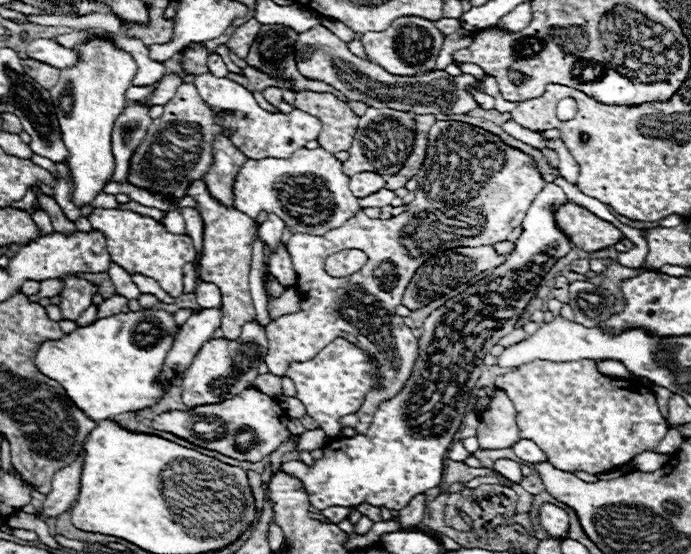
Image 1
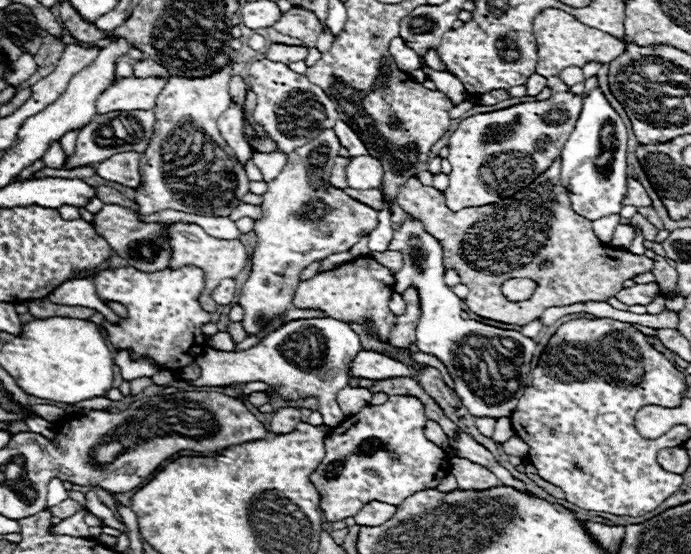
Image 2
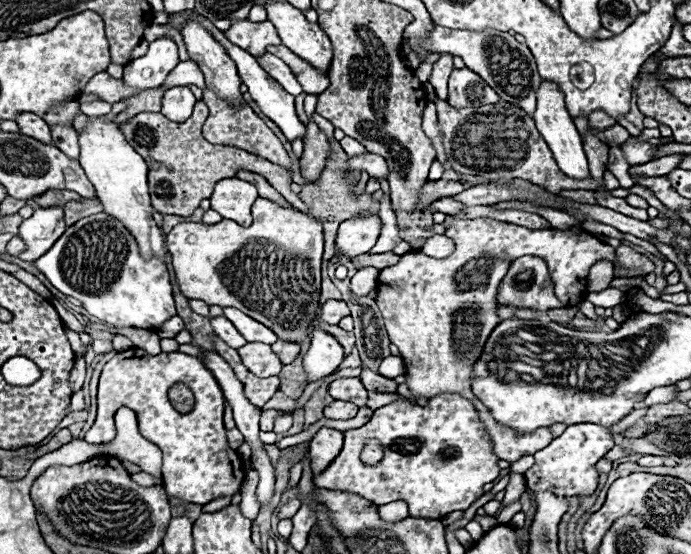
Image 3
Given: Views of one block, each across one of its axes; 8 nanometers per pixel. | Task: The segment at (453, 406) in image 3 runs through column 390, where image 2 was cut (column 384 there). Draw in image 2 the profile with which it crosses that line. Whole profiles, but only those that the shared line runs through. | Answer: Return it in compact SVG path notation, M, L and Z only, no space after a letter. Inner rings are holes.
M388 396L388 402L380 406L366 406L358 414L348 416L340 426L332 430L332 434L326 438L326 456L316 468L316 472L310 474L310 482L320 494L320 508L324 512L324 518L328 522L344 520L350 516L356 516L360 508L372 500L380 500L386 504L402 504L408 496L436 488L444 476L448 476L448 454L432 444L424 436L426 416L424 416L424 404L414 396Z

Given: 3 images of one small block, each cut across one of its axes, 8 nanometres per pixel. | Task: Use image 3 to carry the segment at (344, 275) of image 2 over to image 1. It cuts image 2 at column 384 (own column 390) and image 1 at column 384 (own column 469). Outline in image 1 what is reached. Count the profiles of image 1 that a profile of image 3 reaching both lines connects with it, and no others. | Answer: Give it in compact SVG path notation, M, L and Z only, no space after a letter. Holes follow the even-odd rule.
M436 120L428 132L428 150L416 180L416 200L396 218L372 220L360 210L340 228L334 228L324 236L292 234L288 252L298 276L296 290L300 296L300 310L296 314L280 316L266 326L270 350L264 362L274 376L284 376L288 362L312 358L338 336L356 344L376 360L382 382L366 394L364 404L356 414L340 418L342 426L354 426L360 434L368 430L378 404L404 388L418 358L418 340L412 330L404 326L402 318L394 314L394 308L402 304L404 290L416 270L436 252L506 240L506 236L522 224L532 200L546 186L542 172L522 150L508 146L484 128L442 120ZM490 168L496 170L484 180L484 172L490 172ZM346 248L362 250L368 256L368 262L348 278L328 278L324 260L328 254ZM362 290L372 298L362 298Z

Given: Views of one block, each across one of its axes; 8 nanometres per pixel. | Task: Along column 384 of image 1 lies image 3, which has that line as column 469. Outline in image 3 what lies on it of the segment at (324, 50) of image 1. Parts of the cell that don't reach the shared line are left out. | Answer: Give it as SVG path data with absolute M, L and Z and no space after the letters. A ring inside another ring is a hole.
M452 70L448 80L448 104L454 108L460 106L482 106L482 104L496 104L500 98L498 94L478 78L472 70Z

